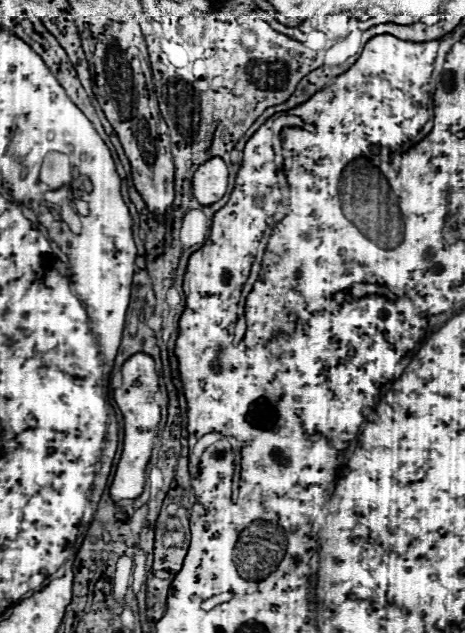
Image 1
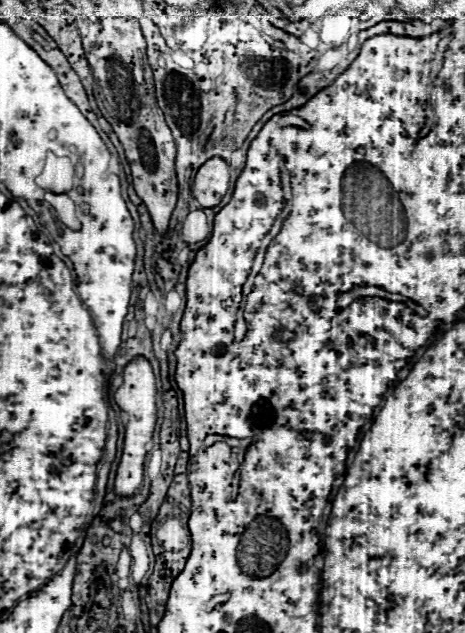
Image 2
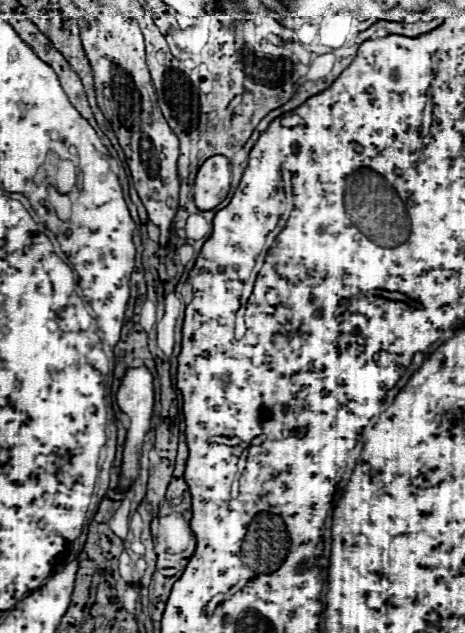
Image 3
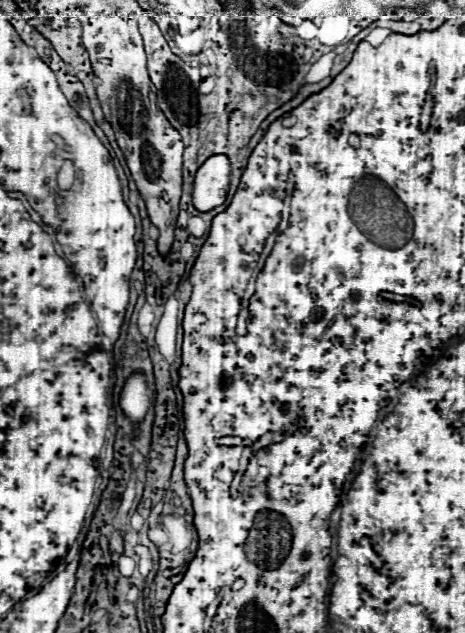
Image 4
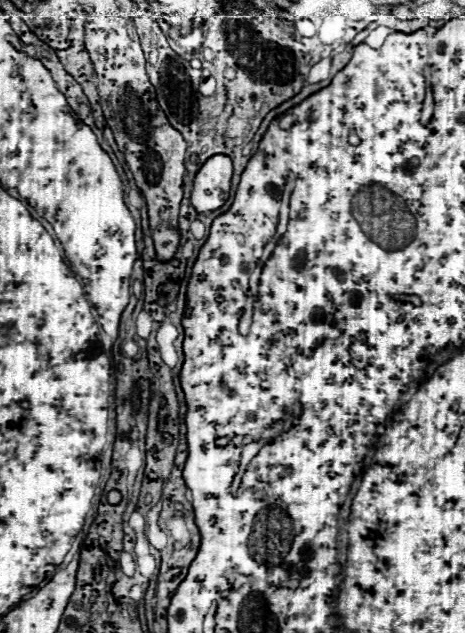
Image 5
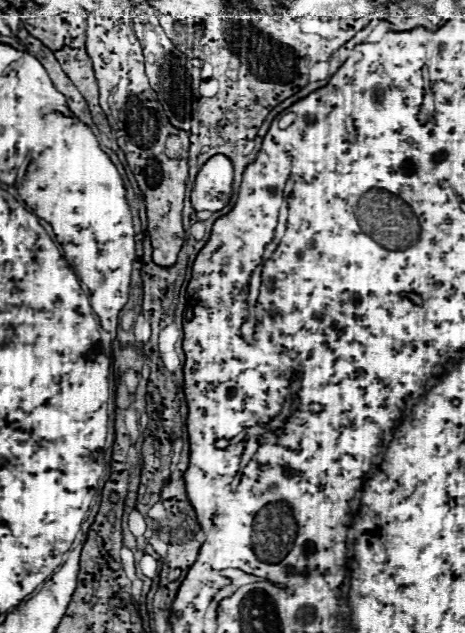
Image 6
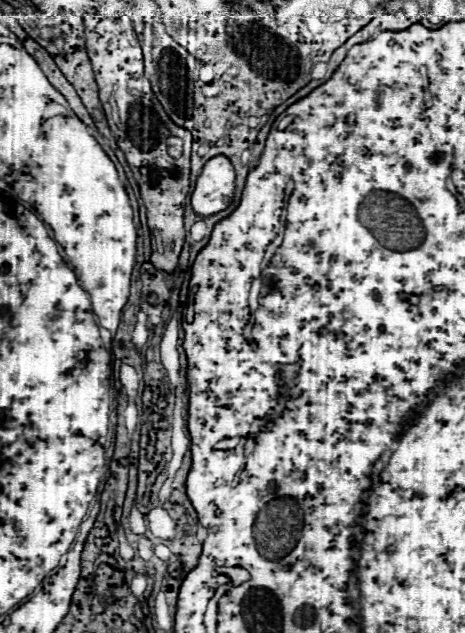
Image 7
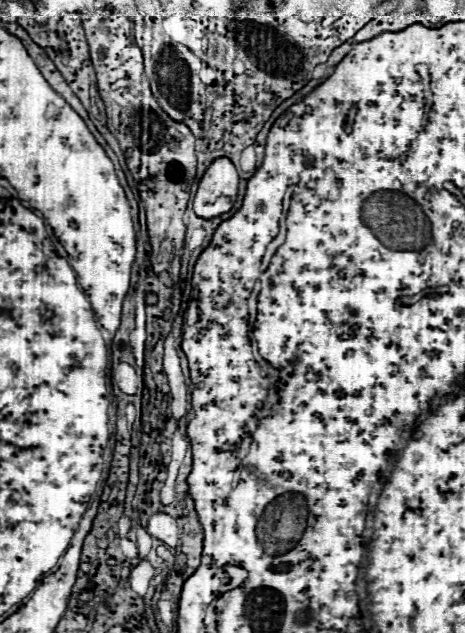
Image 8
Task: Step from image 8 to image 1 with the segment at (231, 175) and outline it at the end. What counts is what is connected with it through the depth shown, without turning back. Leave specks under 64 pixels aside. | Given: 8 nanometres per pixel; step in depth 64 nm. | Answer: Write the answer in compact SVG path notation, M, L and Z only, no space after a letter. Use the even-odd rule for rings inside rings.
M214 158L202 164L196 170L191 182L193 196L202 206L218 202L224 196L228 186L228 168L224 160Z

